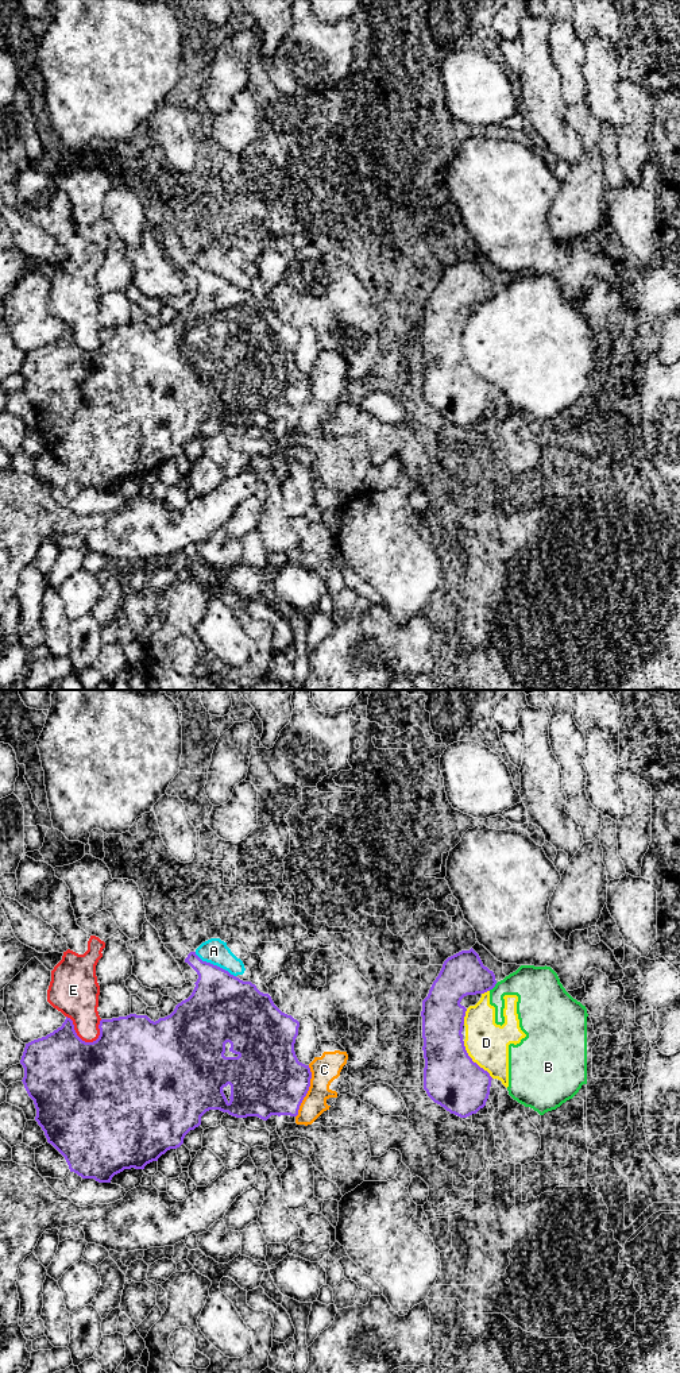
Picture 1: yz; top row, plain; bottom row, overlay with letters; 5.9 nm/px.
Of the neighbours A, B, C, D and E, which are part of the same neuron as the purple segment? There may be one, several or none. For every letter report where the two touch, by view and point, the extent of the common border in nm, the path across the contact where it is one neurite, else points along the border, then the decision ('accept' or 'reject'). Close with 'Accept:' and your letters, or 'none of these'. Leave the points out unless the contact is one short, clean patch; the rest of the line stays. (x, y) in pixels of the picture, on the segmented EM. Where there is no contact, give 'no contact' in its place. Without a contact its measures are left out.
A: meets purple in yz at (215, 965); contact 280 nm long; border along yz (194, 952), (203, 960), (216, 964), (235, 976); reject
B: meets purple in yz at (493, 987); contact 70 nm long; reject
C: meets purple in yz at (308, 1090); contact 320 nm long; reject
D: meets purple in yz at (472, 1061); contact 280 nm long; reject
E: meets purple in yz at (77, 1036); contact 240 nm long; reject
Accept: none of these

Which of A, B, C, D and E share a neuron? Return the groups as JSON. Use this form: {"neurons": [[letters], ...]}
{"neurons": [["A"], ["B", "D"], ["C"], ["E"]]}

